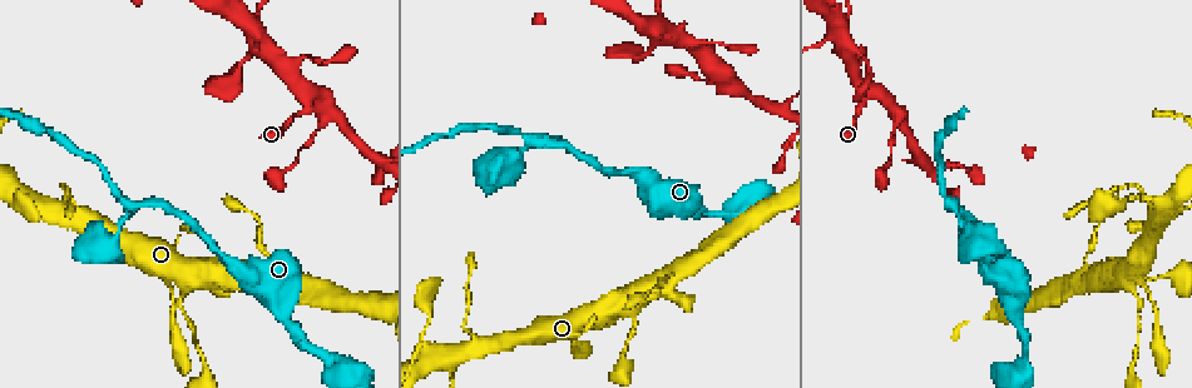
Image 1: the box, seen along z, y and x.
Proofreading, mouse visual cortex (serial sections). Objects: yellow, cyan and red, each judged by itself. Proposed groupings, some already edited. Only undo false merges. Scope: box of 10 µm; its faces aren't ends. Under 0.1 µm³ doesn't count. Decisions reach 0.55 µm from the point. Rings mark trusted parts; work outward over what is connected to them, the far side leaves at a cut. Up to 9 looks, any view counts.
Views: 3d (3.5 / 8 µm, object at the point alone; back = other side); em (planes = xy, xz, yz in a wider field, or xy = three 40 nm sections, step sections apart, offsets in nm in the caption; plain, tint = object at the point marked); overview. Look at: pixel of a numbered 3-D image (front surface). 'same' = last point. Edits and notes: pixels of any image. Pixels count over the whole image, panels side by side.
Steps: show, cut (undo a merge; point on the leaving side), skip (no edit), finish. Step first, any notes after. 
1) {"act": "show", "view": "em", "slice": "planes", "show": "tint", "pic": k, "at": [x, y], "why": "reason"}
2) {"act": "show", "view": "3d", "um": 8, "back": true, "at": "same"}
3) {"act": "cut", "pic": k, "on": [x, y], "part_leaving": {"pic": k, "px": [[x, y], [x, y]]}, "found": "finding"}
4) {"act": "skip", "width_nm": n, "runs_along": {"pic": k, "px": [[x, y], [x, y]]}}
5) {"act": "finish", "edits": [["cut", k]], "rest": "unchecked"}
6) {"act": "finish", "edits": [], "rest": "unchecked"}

{"act": "show", "view": "3d", "um": 3.5, "pic": 1, "at": [554, 142], "why": "side arm on a straight run"}

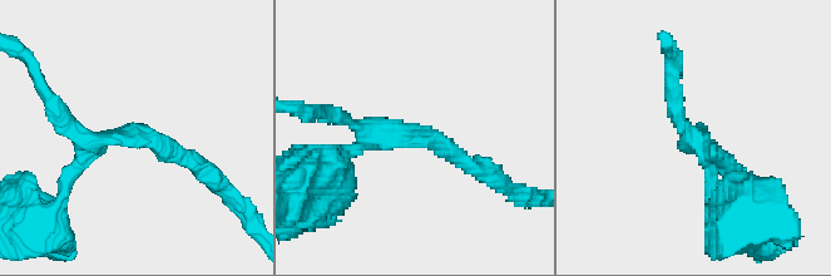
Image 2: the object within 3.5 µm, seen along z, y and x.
{"act": "show", "view": "em", "slice": "planes", "show": "tint", "pic": 2, "at": [414, 134], "arms": 3, "arm_widths_nm": [150, 200, 250], "why": "need the tissue"}

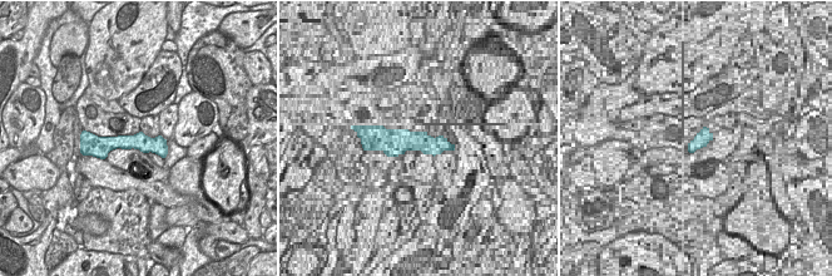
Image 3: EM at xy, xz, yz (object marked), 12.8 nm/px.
{"act": "skip", "runs_along": {"pic": 3, "px": [[98, 144], [143, 142], [164, 151]]}, "found": "one cell here"}

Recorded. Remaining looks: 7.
{"act": "show", "view": "3d", "um": 3.5, "back": true, "pic": 1, "at": [1126, 282], "why": "small branch off a trunk"}

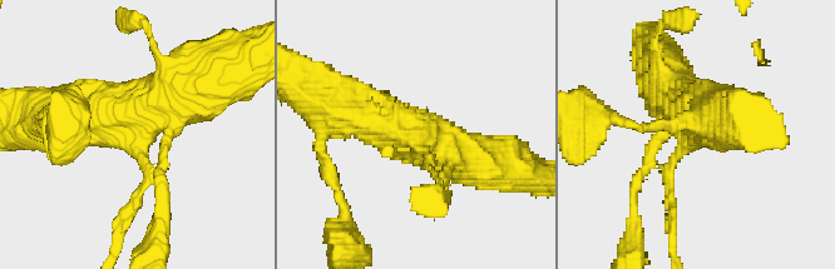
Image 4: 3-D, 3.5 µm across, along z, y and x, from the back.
{"act": "show", "view": "em", "slice": "xy", "step": 1, "show": "tint", "pic": 4, "at": [417, 139], "arms": 3, "arm_widths_nm": [150, 600, 600], "why": "shape alone is not enough"}

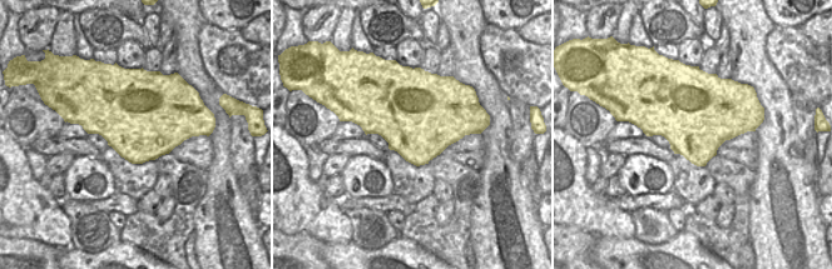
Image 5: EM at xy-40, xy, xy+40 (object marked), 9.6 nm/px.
{"act": "skip", "runs_along": {"pic": 4, "px": [[181, 83], [138, 110], [147, 183], [127, 209]]}, "found": "one cell here"}

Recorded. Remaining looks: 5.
{"act": "show", "view": "3d", "um": 8, "pic": 1, "at": [437, 356], "why": "a narrow waist"}

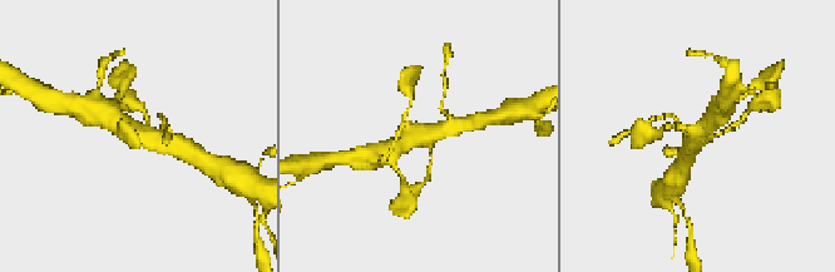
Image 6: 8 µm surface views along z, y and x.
{"act": "show", "view": "3d", "um": 3.5, "at": "same"}

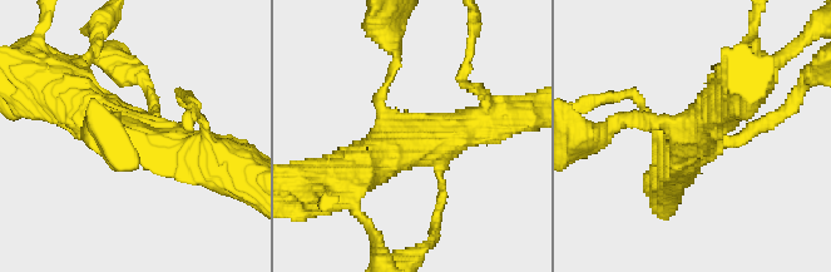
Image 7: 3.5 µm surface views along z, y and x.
{"act": "skip", "arms": 4, "arm_widths_nm": [150, 150, 500, 600], "runs_along": {"pic": 7, "px": [[203, 156], [125, 137], [64, 87]]}, "found": "one cell here"}

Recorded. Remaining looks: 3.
{"act": "show", "view": "3d", "um": 3.5, "pic": 1, "at": [332, 110], "why": "branch point"}

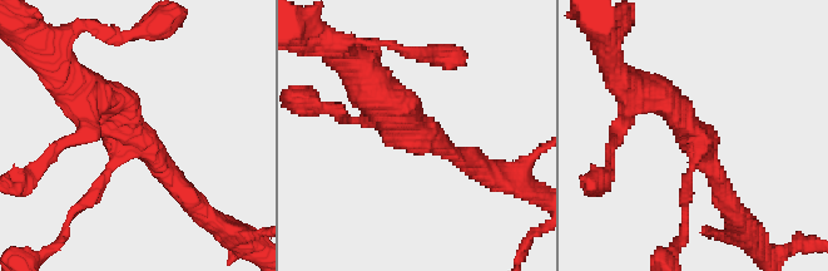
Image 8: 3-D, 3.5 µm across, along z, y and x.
{"act": "show", "view": "em", "slice": "planes", "show": "tint", "pic": 8, "at": [134, 138], "why": "shape alone is not enough"}

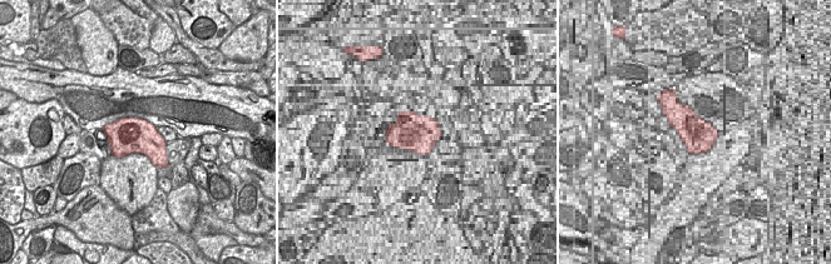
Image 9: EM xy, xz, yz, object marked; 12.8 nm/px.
{"act": "show", "view": "em", "slice": "xy", "step": 3, "show": "tint", "at": "same"}

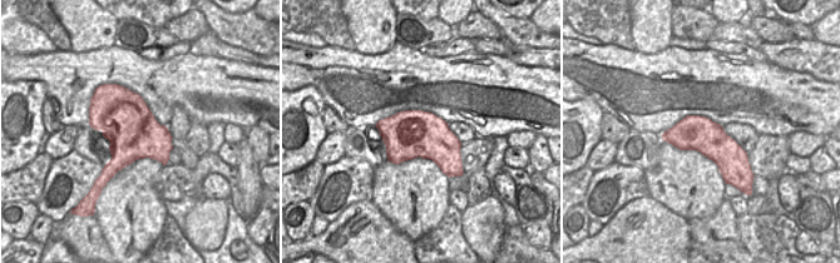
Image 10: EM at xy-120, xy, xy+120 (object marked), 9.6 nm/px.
{"act": "skip", "found": "one cell here"}

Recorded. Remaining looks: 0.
{"act": "finish", "edits": [], "rest": "unchecked"}

